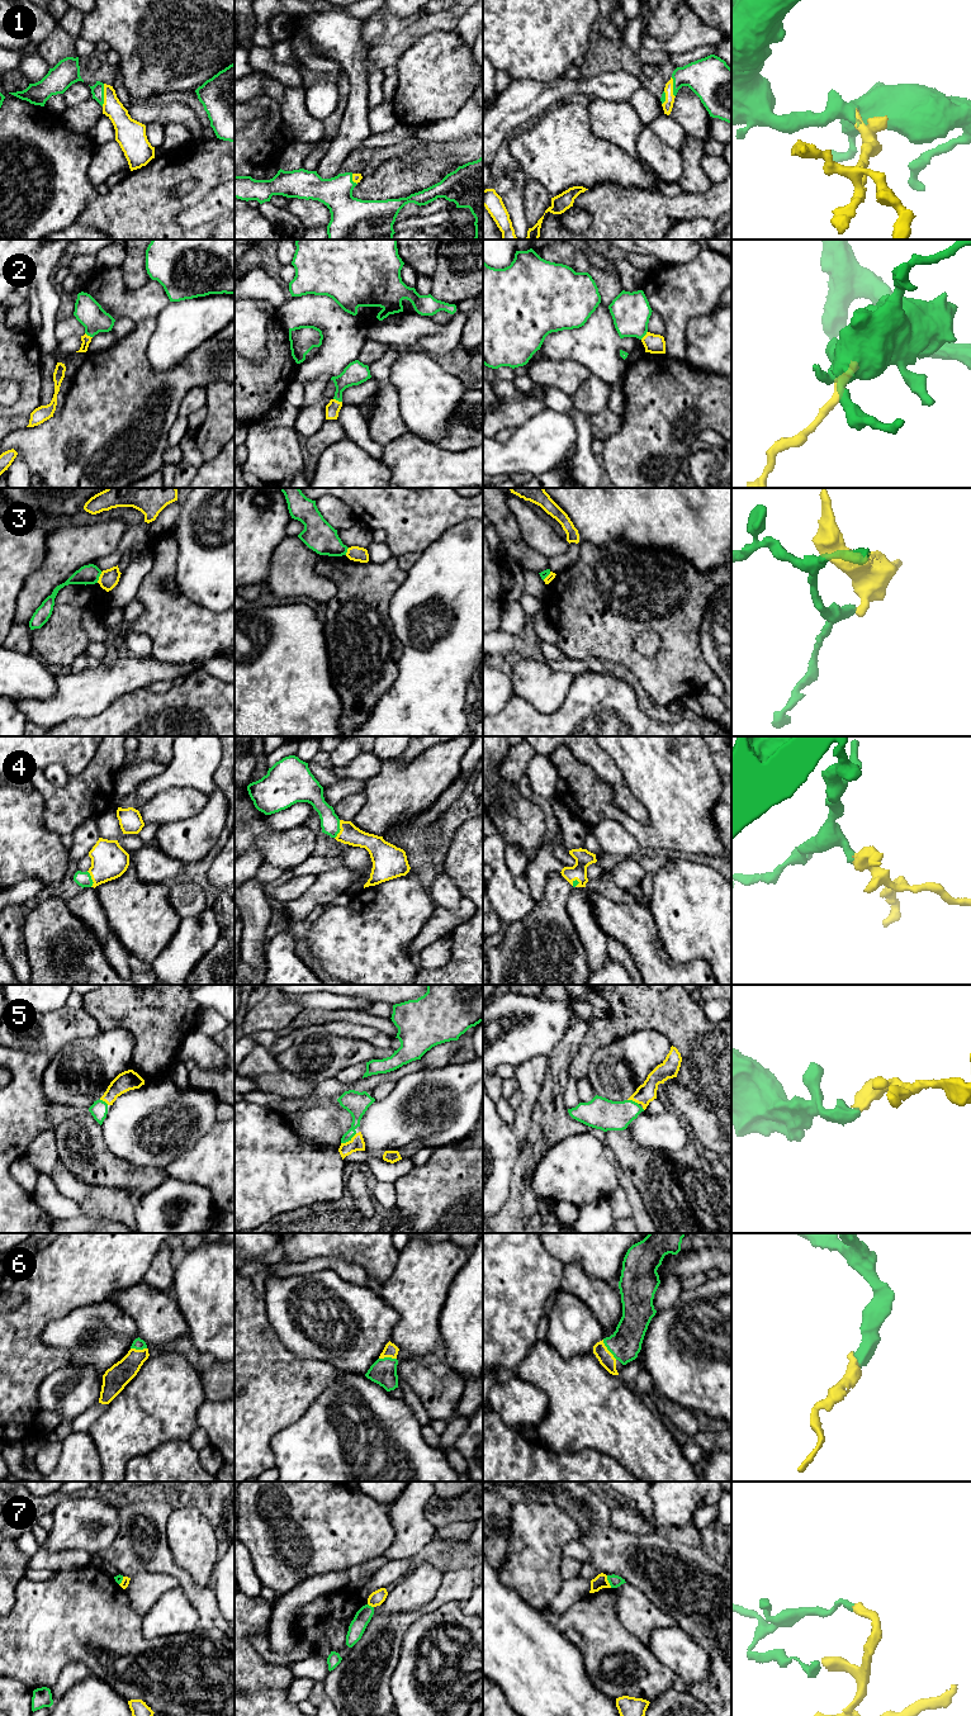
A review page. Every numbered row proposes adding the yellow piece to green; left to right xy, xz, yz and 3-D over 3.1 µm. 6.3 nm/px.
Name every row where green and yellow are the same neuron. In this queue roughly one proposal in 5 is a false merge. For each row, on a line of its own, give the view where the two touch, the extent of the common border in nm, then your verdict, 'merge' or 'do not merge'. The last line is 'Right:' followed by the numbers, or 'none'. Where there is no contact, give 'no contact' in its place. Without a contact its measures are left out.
1: meets green in xy; contact 140 nm long; merge
2: meets green in xz; contact 60 nm long; merge
3: meets green in xy; contact 80 nm long; do not merge
4: meets green in xz; contact 120 nm long; merge
5: meets green in xz; contact 120 nm long; merge
6: meets green in yz; contact 160 nm long; merge
7: meets green in yz; contact 90 nm long; do not merge
Right: 1, 2, 4, 5, 6

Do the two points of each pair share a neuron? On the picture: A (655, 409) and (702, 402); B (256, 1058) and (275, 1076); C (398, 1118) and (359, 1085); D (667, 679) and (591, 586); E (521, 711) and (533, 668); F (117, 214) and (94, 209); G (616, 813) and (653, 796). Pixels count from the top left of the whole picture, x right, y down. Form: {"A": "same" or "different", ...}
{"A": "same", "B": "same", "C": "different", "D": "same", "E": "different", "F": "same", "G": "same"}

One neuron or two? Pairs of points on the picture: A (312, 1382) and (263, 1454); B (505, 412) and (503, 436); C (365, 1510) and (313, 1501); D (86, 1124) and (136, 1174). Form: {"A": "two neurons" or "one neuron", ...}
{"A": "one neuron", "B": "two neurons", "C": "one neuron", "D": "one neuron"}

